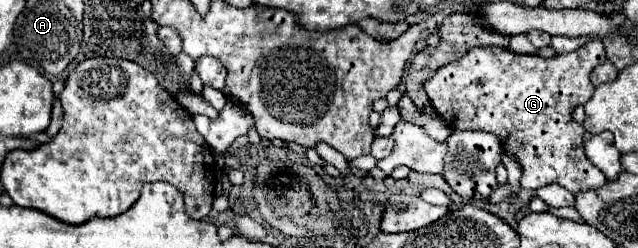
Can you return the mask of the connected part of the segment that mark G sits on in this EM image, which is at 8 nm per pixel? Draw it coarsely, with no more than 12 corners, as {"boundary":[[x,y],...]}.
{"boundary":[[599,39],[555,55],[473,47],[425,91],[451,129],[483,129],[521,185],[607,183],[571,109]]}

